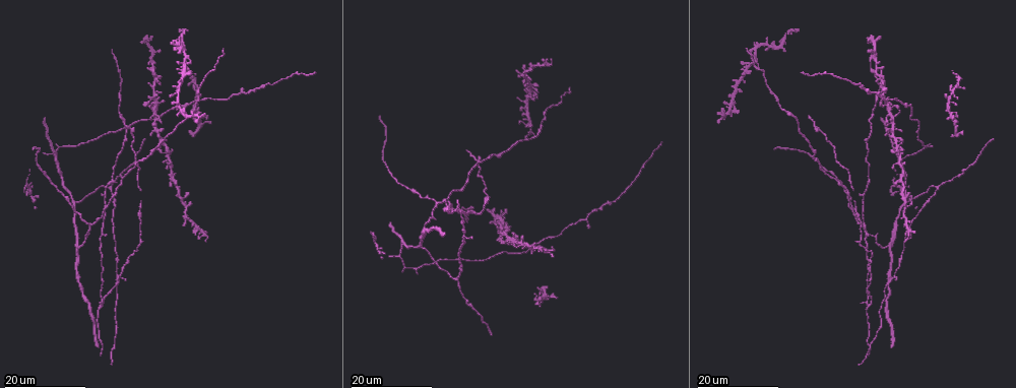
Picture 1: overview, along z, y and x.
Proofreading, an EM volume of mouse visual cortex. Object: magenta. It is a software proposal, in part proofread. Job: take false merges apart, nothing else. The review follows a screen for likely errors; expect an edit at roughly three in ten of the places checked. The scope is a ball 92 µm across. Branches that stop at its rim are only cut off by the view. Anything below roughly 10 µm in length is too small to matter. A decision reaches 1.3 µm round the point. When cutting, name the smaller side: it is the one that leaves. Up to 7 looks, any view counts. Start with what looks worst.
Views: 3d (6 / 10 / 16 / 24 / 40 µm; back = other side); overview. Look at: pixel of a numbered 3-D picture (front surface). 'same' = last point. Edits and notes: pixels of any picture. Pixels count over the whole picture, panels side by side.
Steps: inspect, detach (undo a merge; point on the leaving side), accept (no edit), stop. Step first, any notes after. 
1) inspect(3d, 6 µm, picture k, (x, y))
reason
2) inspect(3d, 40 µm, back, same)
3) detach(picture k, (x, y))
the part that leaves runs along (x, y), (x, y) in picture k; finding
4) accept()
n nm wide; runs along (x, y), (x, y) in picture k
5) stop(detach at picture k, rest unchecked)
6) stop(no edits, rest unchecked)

inspect(3d, 16 µm, picture 1, (869, 306))
three-way junction

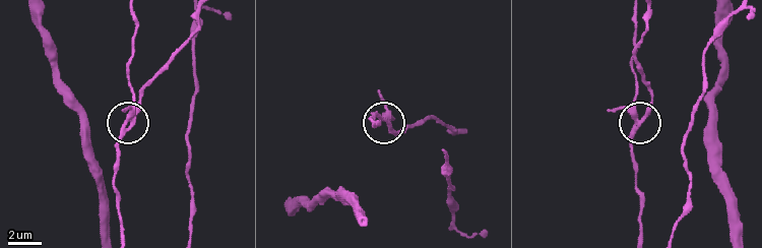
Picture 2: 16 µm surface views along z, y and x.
inspect(3d, 10 µm, picture 2, (645, 119))

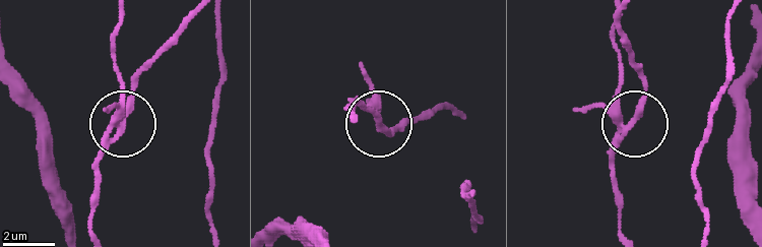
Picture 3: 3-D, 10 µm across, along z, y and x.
accept()
side arm 14 µm; runs along (119, 12), (113, 65), (119, 124), (96, 168) in picture 3; one neuron here

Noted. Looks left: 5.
inspect(3d, 24 µm, picture 1, (863, 216))
a fork

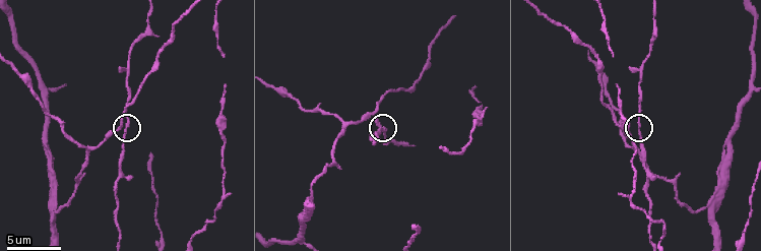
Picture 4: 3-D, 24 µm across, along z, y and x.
inspect(3d, 10 µm, picture 4, (126, 132))

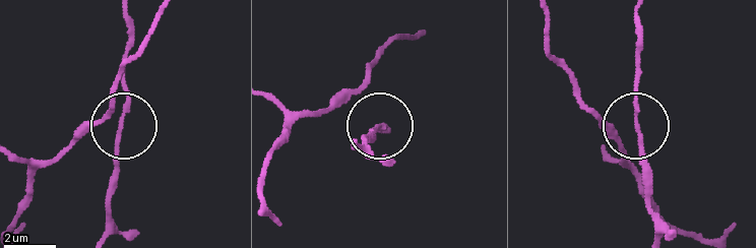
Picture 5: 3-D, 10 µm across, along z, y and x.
accept()
120 nm wide; continuous, no second neuron

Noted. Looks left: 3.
inspect(3d, 6 µm, picture 4, (49, 89))
thin arm on a thick one

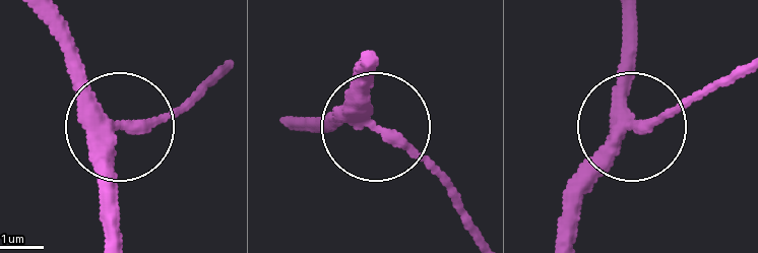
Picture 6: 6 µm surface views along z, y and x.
accept()
320 nm wide; runs along (103, 238), (107, 139), (197, 100) in picture 6; continuous, no second neuron

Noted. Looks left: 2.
stop(no edits, rest unchecked)

